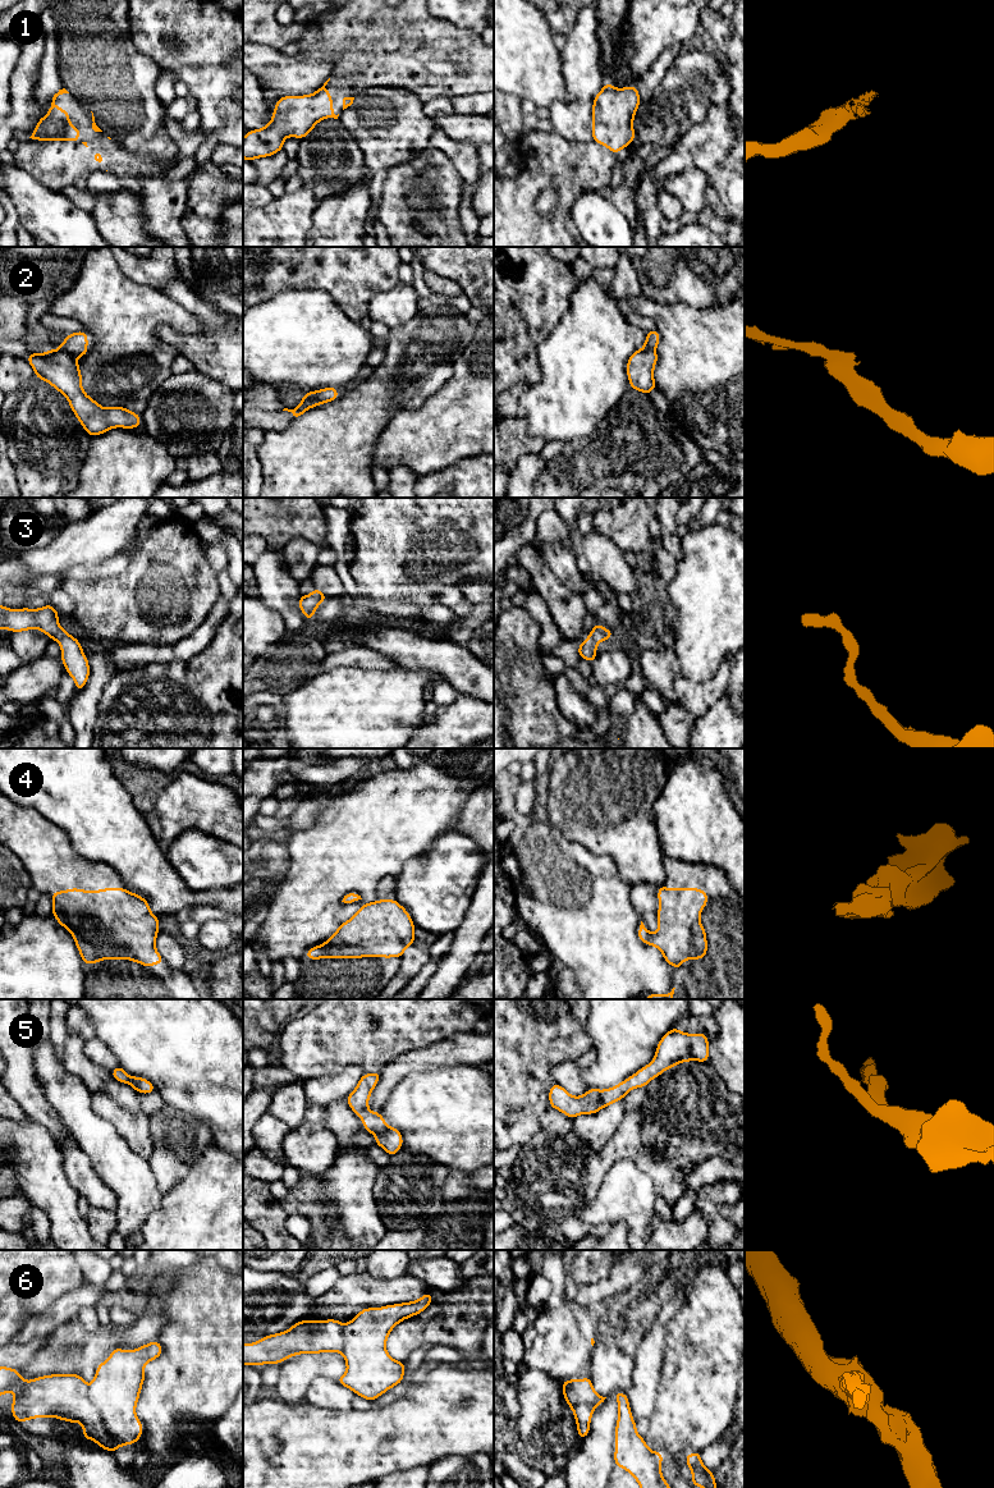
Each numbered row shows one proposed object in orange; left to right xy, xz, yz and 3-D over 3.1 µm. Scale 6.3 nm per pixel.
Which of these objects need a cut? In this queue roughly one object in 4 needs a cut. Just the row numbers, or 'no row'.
2, 6

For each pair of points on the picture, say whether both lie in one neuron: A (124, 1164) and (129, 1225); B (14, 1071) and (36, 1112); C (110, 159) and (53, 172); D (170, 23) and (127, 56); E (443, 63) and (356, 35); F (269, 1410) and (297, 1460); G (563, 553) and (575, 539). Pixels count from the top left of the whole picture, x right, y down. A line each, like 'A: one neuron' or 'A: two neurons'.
A: one neuron
B: one neuron
C: one neuron
D: two neurons
E: one neuron
F: one neuron
G: two neurons

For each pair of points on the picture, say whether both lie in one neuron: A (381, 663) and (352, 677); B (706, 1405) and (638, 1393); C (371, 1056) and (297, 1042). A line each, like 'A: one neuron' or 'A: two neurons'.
A: two neurons
B: two neurons
C: one neuron

